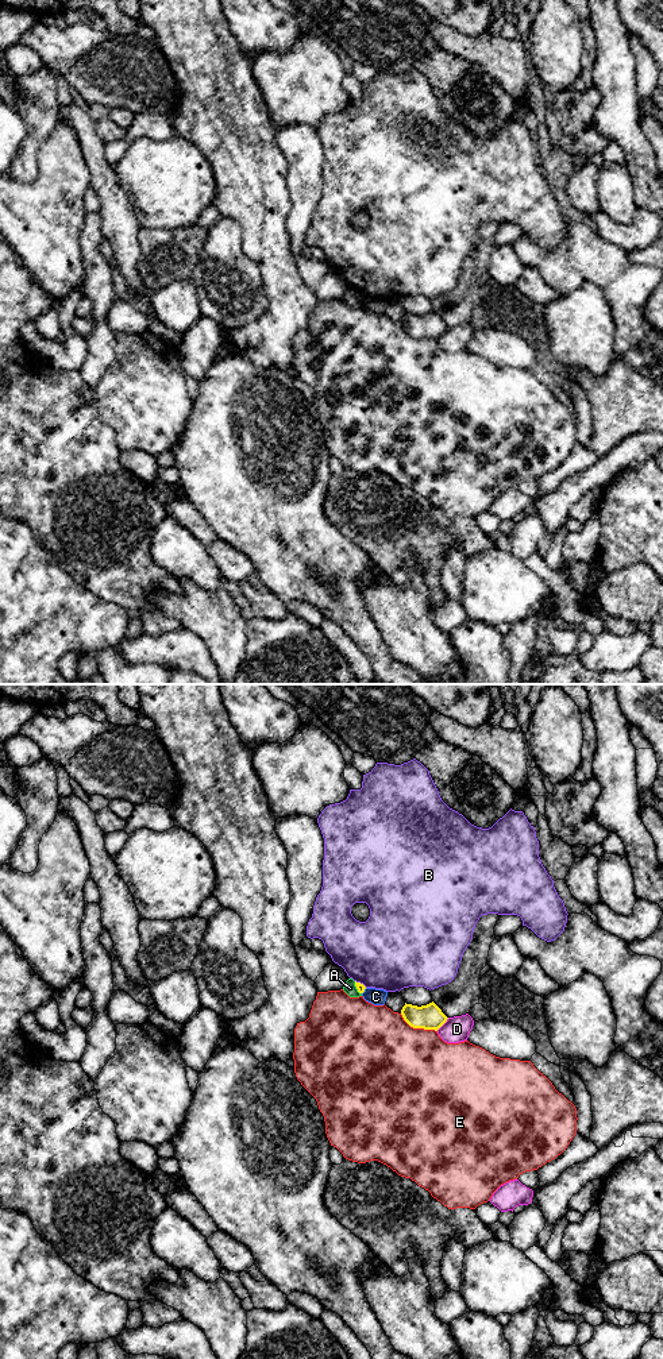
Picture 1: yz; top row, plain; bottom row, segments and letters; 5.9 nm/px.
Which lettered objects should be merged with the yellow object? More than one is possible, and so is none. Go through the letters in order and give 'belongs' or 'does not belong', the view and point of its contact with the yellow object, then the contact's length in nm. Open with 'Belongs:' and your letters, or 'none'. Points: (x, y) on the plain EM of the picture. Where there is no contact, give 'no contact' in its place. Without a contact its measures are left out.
Belongs: none
A: does not belong | yz (357, 297) | 90 nm
B: does not belong | yz (359, 292) | 80 nm
C: does not belong | yz (363, 300) | 50 nm
D: does not belong | yz (442, 334) | 110 nm
E: does not belong | yz (417, 336) | 240 nm

